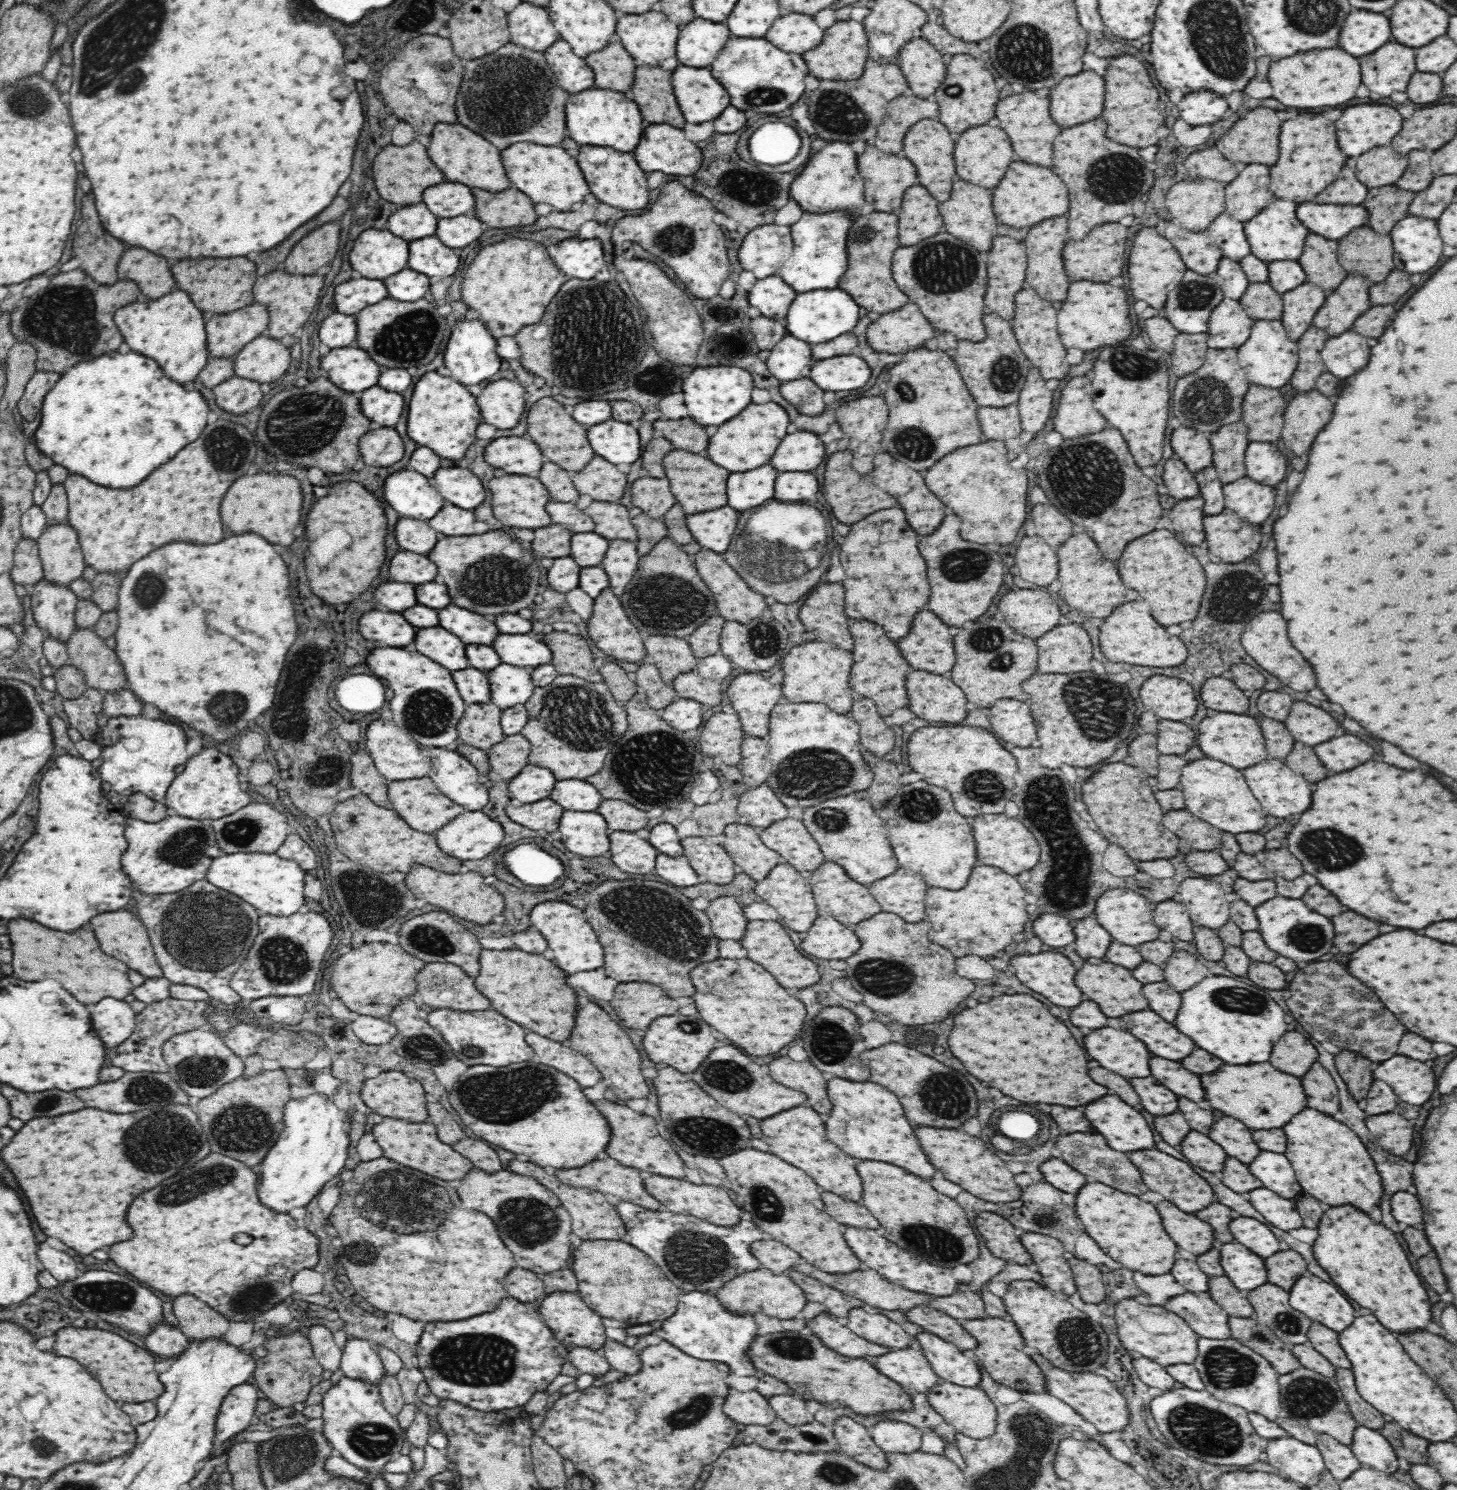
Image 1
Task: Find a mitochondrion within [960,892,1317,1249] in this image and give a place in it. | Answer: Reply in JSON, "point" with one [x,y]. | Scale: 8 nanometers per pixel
{"point":[1243,999]}

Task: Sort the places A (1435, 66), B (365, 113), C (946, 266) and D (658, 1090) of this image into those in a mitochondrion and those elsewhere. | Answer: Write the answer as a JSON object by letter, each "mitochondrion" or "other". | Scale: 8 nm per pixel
{"A":"other","B":"other","C":"mitochondrion","D":"other"}

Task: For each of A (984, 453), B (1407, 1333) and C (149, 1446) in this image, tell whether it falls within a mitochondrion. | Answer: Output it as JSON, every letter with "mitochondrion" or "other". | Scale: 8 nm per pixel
{"A":"other","B":"other","C":"other"}

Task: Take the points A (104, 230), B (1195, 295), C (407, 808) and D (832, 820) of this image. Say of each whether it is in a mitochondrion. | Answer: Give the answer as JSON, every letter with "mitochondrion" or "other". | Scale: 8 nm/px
{"A":"other","B":"mitochondrion","C":"other","D":"mitochondrion"}

